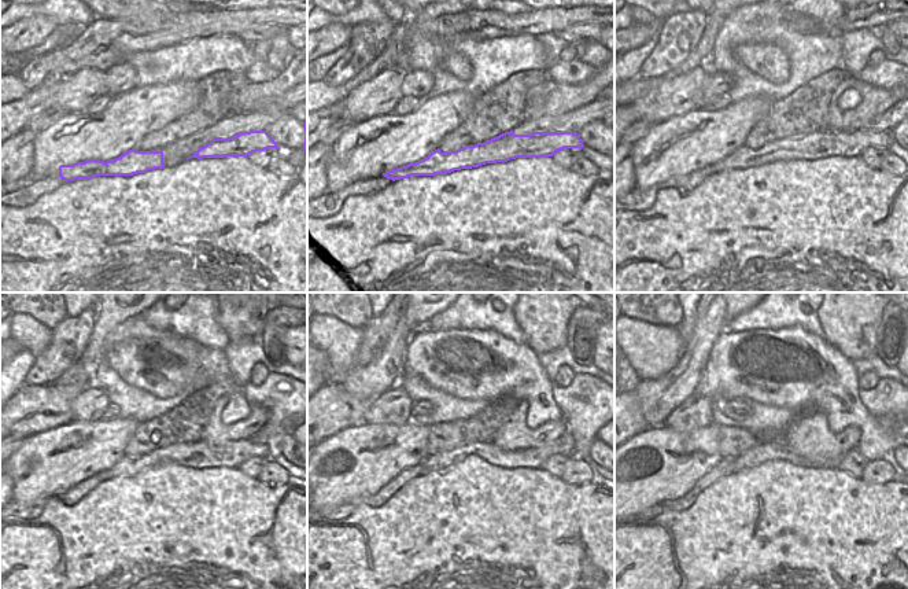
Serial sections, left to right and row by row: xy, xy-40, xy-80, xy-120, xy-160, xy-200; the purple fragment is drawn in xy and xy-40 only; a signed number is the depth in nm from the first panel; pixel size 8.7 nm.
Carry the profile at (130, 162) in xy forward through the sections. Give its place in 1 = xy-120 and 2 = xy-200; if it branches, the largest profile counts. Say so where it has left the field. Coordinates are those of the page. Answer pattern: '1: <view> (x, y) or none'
1: xy-120 (199, 455)
2: xy-200 (761, 453)

